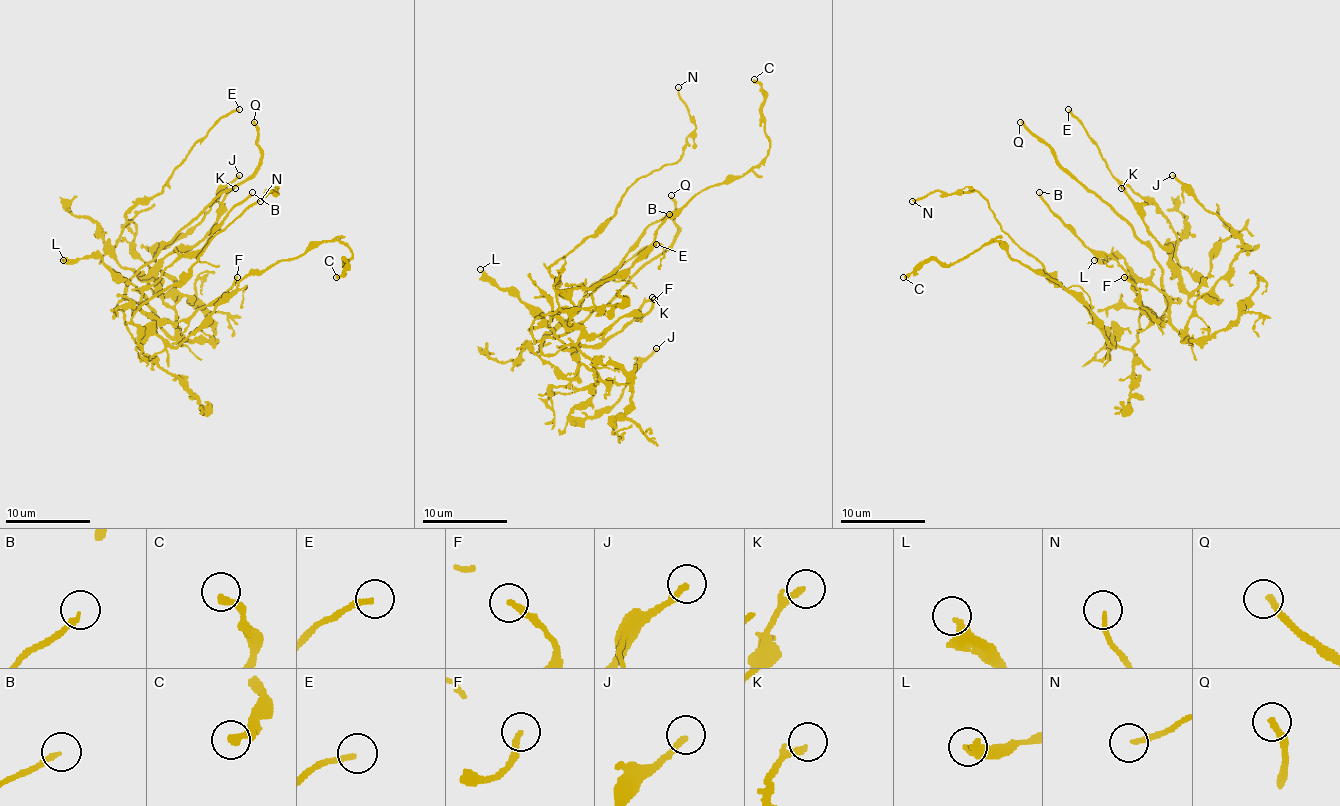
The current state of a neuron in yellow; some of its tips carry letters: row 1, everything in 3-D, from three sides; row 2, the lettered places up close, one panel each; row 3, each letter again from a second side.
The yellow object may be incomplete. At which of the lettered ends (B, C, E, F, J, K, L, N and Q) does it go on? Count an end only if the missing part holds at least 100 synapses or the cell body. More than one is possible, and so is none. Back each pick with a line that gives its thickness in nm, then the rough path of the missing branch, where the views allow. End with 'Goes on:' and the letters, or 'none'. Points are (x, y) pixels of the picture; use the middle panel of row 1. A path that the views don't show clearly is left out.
Q: Thickness 240 nm. Course of what is missing: (671, 195), (642, 170), (538, 127), (517, 85), (472, 62), (440, 62)
Goes on: Q

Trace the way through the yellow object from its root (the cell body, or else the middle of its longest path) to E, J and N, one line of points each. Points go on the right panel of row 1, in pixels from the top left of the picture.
E: (1153, 311), (1177, 298), (1170, 323), (1183, 336), (1200, 283), (1177, 260), (1170, 222), (1111, 173), (1068, 109)
J: (1153, 311), (1160, 317), (1177, 298), (1170, 323), (1183, 336), (1193, 304), (1242, 249), (1240, 237), (1172, 175)
N: (1153, 311), (1140, 313), (1138, 340), (1119, 347), (1001, 228), (975, 190), (933, 190), (912, 201)

